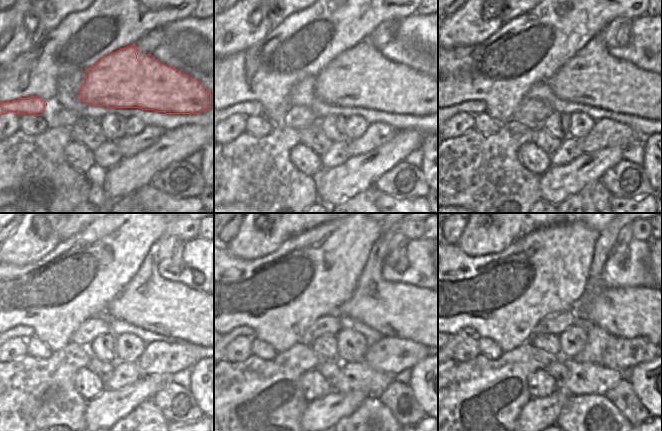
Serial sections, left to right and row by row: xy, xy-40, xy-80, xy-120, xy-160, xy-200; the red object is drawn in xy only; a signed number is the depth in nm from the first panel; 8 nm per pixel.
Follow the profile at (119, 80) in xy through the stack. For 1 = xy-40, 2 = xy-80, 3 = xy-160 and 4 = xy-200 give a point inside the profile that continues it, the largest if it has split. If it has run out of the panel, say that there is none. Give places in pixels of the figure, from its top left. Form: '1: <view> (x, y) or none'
1: xy-40 (378, 84)
2: xy-80 (609, 83)
3: xy-160 (395, 309)
4: xy-200 (636, 312)

